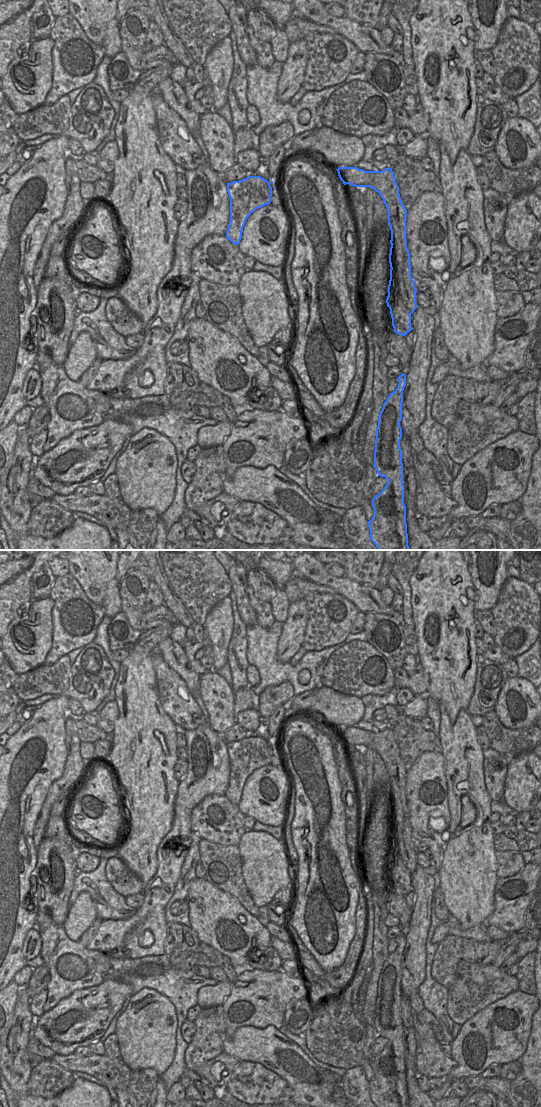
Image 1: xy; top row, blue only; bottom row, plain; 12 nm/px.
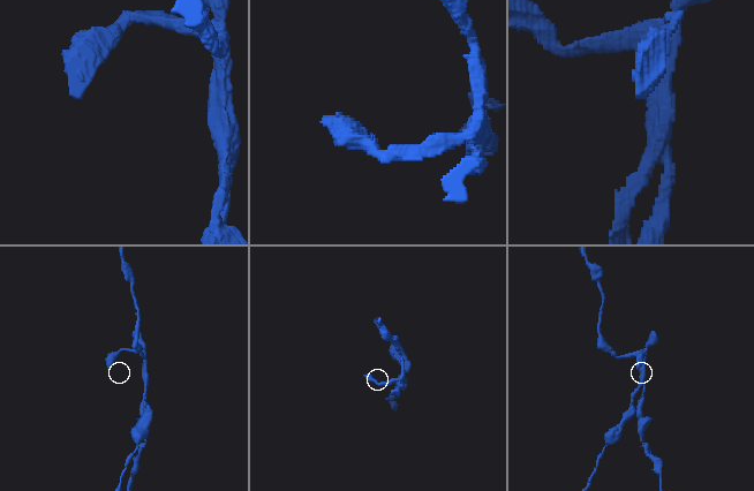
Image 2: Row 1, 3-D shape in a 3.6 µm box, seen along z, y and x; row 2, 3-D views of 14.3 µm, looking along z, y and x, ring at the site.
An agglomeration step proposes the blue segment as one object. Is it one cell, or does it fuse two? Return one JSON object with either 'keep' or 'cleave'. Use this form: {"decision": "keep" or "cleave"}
{"decision": "cleave"}

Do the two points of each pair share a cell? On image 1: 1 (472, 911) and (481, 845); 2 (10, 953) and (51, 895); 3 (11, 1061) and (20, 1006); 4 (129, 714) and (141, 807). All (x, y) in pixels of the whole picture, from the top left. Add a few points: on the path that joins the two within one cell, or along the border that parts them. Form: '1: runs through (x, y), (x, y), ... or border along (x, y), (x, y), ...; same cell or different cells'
1: runs through (472, 895), (472, 861); same cell
2: border along (37, 913), (34, 927); different cells
3: runs through (15, 1047), (16, 1020); same cell
4: runs through (137, 737), (141, 744), (141, 784); same cell

